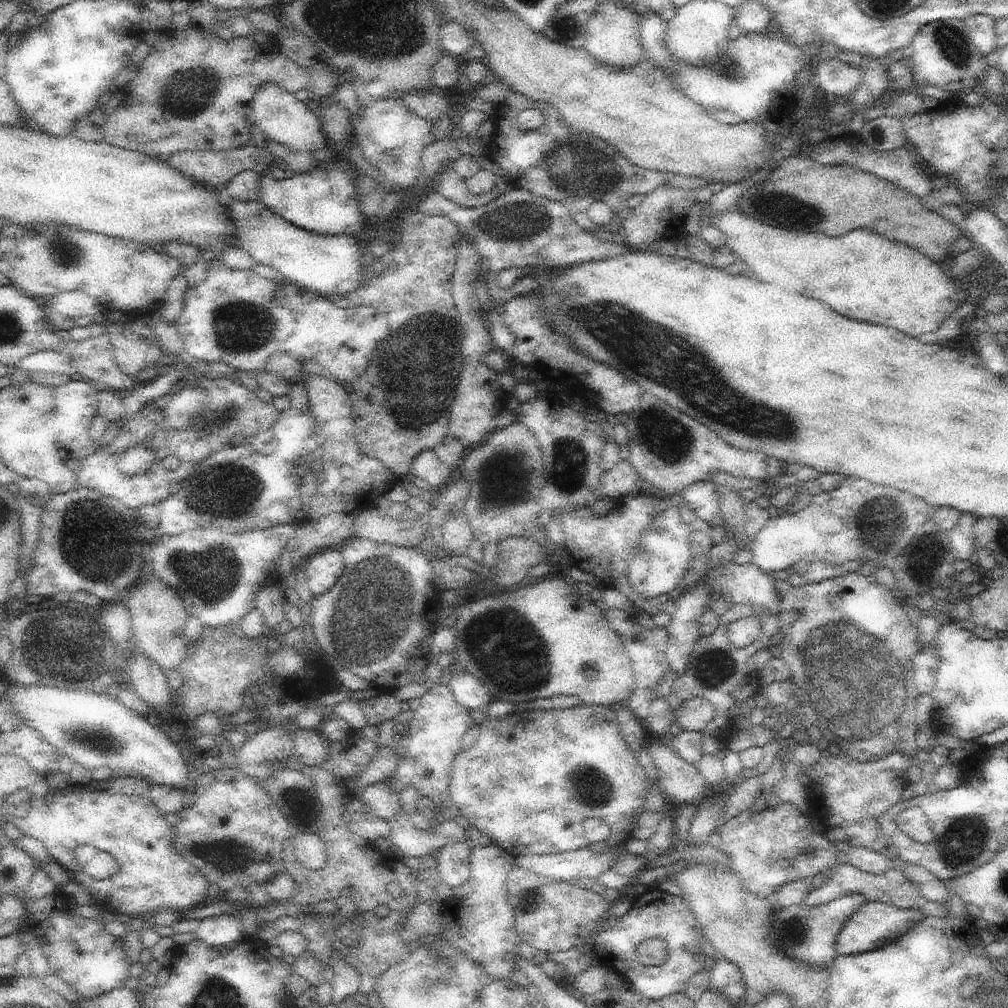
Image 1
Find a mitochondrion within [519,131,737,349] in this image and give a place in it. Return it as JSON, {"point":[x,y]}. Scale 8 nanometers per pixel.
{"point":[585,169]}

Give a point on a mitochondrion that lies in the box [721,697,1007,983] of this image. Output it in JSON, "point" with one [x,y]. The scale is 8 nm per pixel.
{"point":[964,838]}

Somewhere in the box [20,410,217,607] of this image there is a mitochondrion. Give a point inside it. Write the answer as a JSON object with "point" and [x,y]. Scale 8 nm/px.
{"point":[83,530]}

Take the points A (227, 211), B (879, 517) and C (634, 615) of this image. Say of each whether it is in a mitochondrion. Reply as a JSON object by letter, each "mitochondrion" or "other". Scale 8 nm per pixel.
{"A":"other","B":"mitochondrion","C":"other"}

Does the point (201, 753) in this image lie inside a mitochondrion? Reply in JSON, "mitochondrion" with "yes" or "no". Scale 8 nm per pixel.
{"mitochondrion":"no"}

